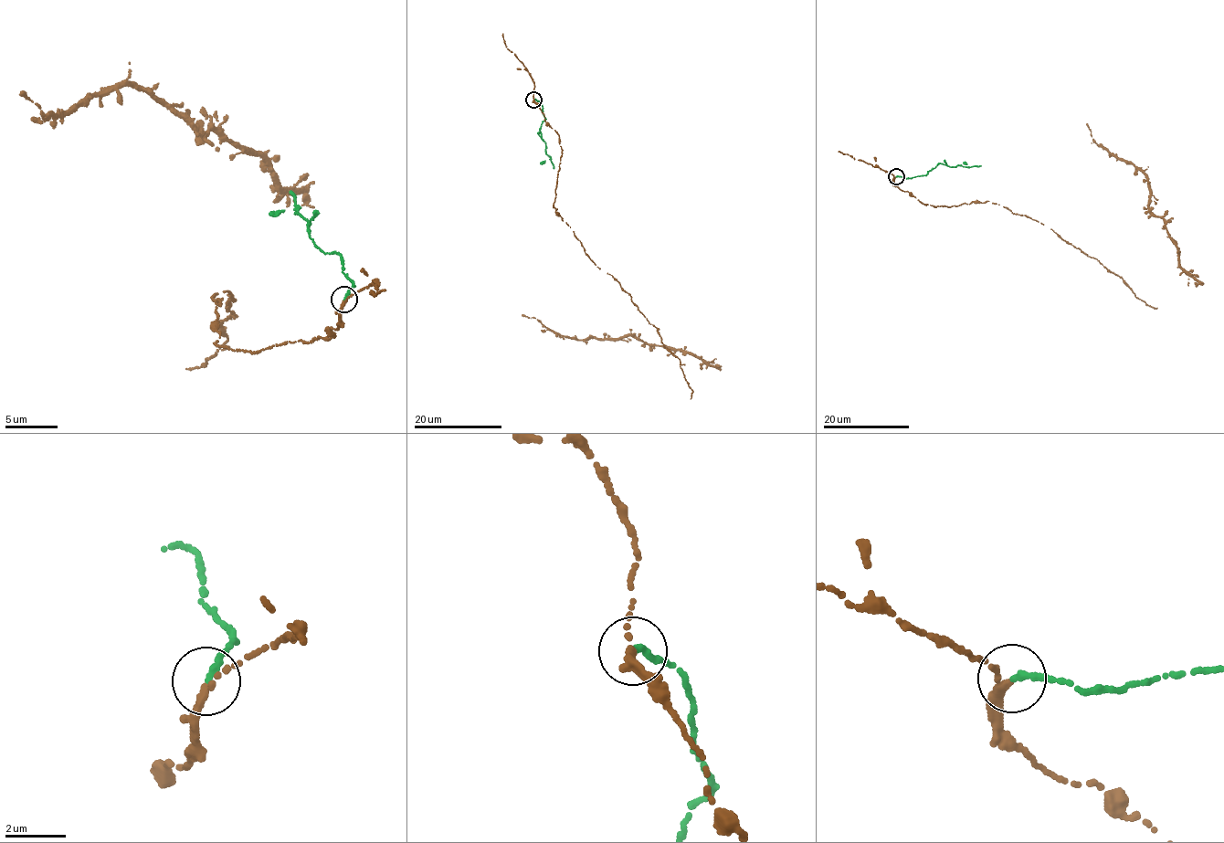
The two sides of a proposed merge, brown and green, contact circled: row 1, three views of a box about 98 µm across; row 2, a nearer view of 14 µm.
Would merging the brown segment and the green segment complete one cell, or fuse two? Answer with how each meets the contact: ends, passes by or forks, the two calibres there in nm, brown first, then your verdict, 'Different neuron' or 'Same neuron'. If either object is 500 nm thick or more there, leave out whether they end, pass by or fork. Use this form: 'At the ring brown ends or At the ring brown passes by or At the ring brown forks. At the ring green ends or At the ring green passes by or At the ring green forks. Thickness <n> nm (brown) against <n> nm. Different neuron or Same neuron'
At the ring brown passes by. At the ring green ends. Thickness 220 nm (brown) against 200 nm. Different neuron

